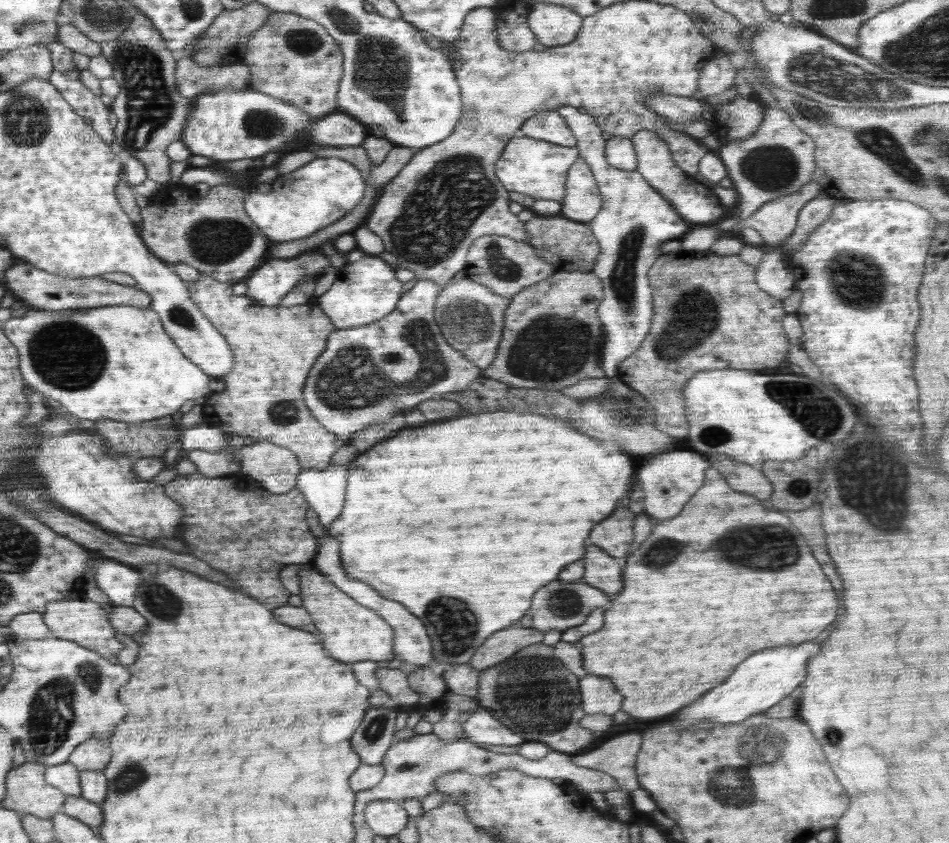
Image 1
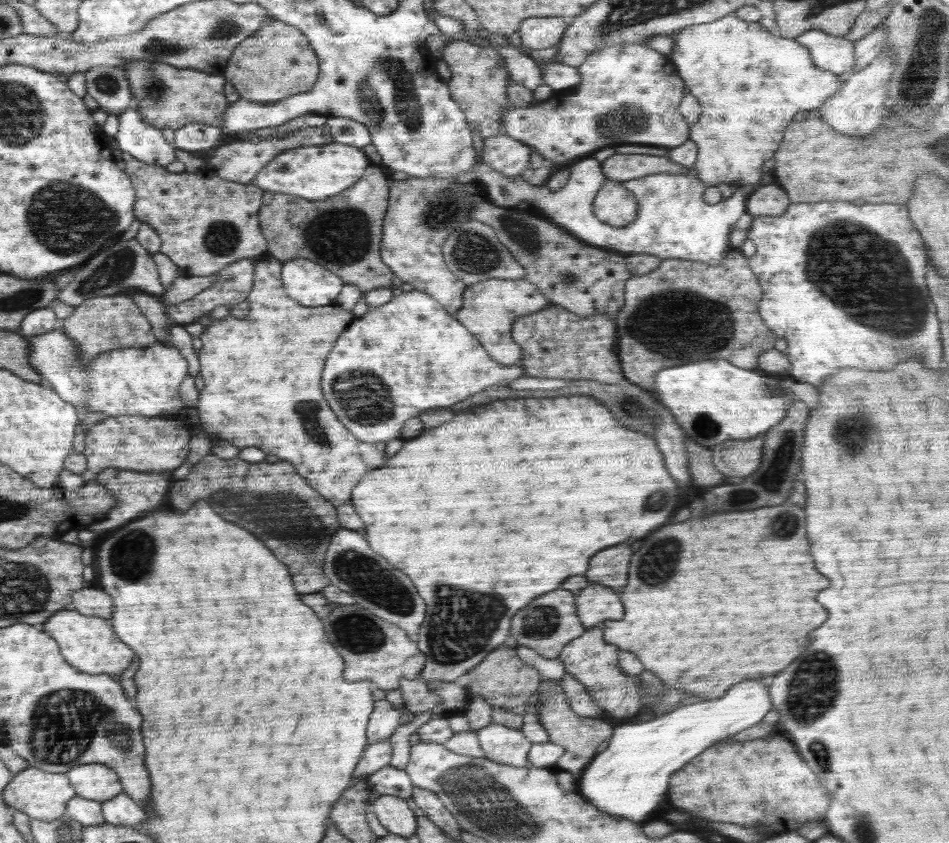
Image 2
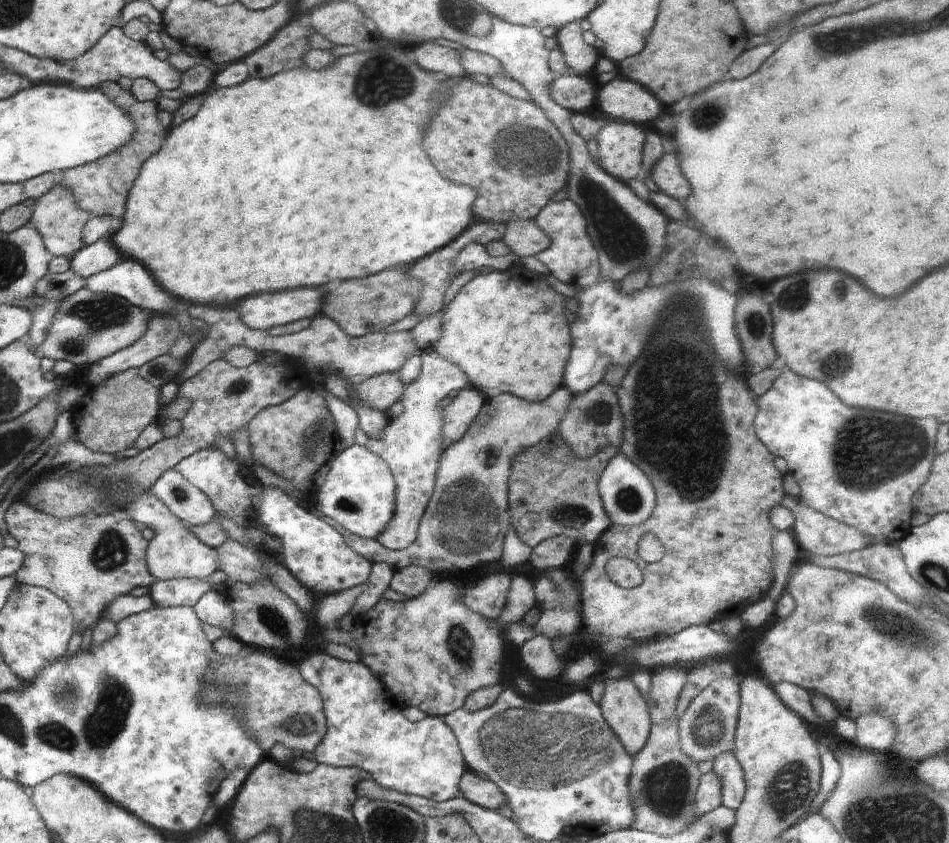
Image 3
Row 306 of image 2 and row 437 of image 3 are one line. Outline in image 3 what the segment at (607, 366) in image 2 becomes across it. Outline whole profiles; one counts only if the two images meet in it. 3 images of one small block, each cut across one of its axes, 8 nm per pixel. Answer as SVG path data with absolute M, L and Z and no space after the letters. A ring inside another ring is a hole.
M556 431L542 439L541 442L520 451L513 458L507 480L507 501L511 515L511 526L517 537L531 549L539 542L558 535L571 538L577 545L582 543L593 544L612 523L602 506L598 483L604 467L618 452L619 450L615 446L604 445L590 456L576 456Z

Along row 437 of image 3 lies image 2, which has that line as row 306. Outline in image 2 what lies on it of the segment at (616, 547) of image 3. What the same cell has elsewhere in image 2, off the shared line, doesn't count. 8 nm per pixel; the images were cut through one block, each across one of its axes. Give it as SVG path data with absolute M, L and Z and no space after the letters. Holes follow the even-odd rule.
M738 249L728 250L722 258L720 265L714 264L709 266L703 264L703 262L696 262L692 260L680 260L680 258L668 258L660 262L660 266L656 270L652 270L649 274L642 276L632 276L625 284L625 301L624 306L618 310L616 314L616 330L617 330L617 355L619 356L621 367L623 370L623 376L626 380L632 384L638 385L651 392L654 390L654 375L668 366L680 366L680 364L688 364L688 362L694 362L694 360L716 360L716 358L722 358L722 360L728 360L732 362L734 366L739 366L743 369L756 369L758 368L758 357L767 350L774 348L777 340L777 335L770 330L766 324L764 324L763 318L760 318L760 310L758 310L758 303L762 298L763 290L758 282L758 277L754 275L754 272L749 268L749 258L745 257Z

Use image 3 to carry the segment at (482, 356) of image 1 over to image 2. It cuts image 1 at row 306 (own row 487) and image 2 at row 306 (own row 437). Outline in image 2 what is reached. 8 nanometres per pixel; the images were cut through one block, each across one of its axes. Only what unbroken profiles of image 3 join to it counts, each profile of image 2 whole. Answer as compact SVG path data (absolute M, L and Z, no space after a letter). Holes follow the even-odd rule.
M488 279L466 285L462 294L462 306L452 315L478 340L488 356L504 366L519 365L522 358L520 345L512 339L512 324L519 316L532 314L549 306L549 300L526 279Z

